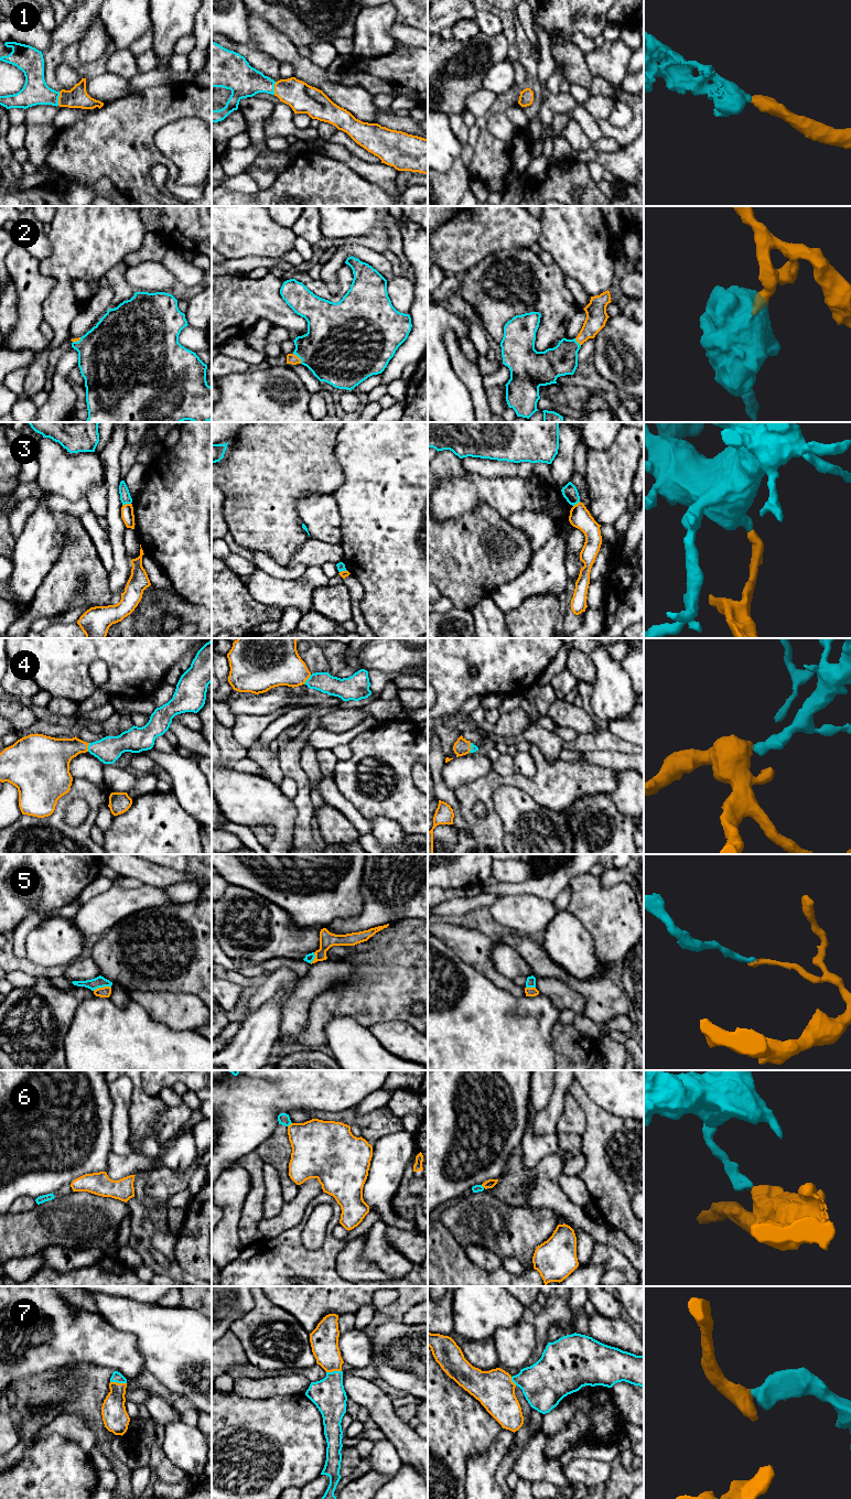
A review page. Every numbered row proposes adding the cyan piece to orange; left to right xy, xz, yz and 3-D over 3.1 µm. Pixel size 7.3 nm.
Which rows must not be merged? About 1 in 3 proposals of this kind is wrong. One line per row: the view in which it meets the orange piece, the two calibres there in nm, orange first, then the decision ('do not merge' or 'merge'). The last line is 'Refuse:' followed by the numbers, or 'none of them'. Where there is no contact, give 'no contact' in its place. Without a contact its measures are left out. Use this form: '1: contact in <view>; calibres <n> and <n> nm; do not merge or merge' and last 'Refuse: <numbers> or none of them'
1: contact in xy; calibres 160 and 190 nm; merge
2: contact in xz; calibres 80 and 440 nm; merge
3: contact in xy; calibres 100 and 80 nm; do not merge
4: contact in xz; calibres 320 and 140 nm; merge
5: contact in xy; calibres 80 and 80 nm; do not merge
6: contact in xz; calibres 360 and 90 nm; do not merge
7: contact in xy; calibres 190 and 80 nm; merge
Refuse: 3, 5, 6

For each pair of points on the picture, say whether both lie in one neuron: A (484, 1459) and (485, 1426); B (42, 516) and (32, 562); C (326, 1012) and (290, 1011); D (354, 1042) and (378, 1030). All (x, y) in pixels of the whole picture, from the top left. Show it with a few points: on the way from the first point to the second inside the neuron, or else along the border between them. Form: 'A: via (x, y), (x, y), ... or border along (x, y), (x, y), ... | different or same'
A: border along (501, 1431), (485, 1451), (467, 1458), (466, 1469) | different
B: via (40, 527), (40, 545), (35, 551) | same
C: border along (325, 990), (314, 1000), (309, 1023), (299, 1035) | different
D: border along (368, 1028), (375, 1038), (389, 1052) | different

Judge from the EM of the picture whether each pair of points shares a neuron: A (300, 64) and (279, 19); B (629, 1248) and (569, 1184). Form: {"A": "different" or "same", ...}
{"A": "different", "B": "different"}

